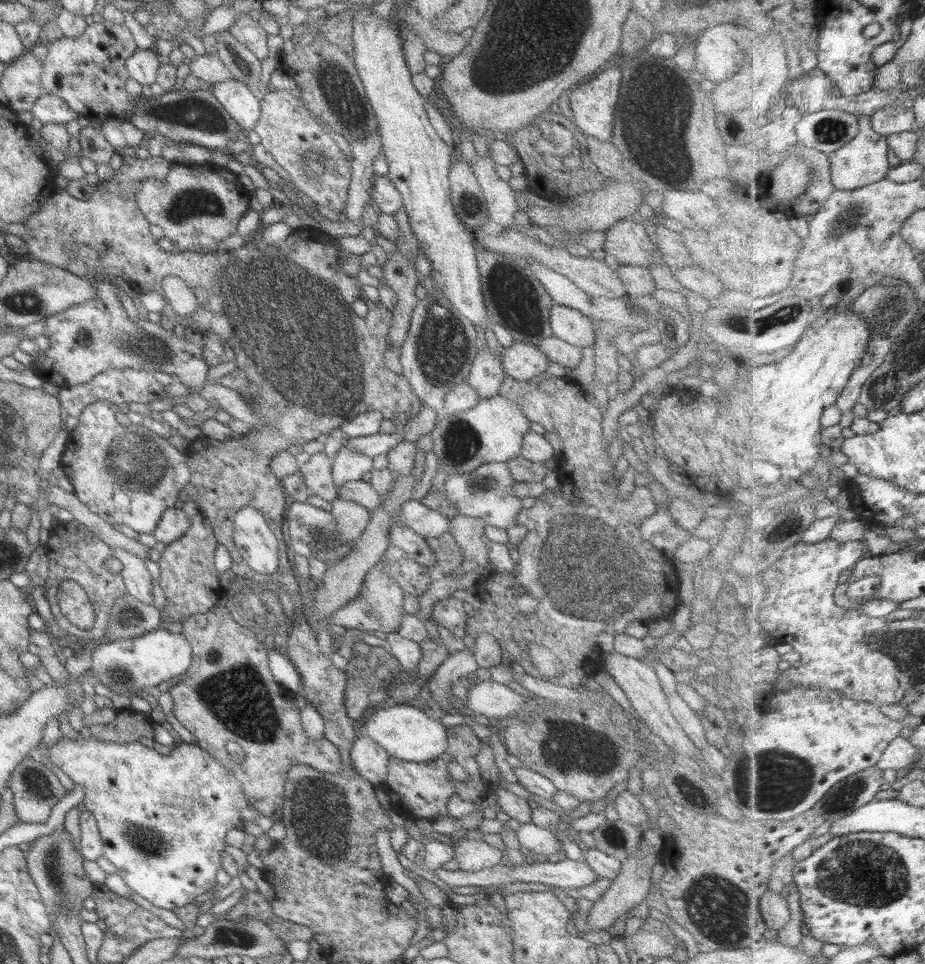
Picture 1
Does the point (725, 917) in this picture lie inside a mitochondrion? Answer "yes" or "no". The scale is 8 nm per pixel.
yes

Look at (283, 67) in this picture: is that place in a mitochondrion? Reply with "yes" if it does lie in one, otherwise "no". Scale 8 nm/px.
no

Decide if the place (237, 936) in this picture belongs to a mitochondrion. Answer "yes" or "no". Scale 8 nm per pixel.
yes

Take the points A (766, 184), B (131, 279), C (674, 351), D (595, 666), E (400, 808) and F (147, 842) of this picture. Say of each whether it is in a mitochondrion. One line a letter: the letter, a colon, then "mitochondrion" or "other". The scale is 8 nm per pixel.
A: other
B: other
C: other
D: other
E: other
F: mitochondrion

